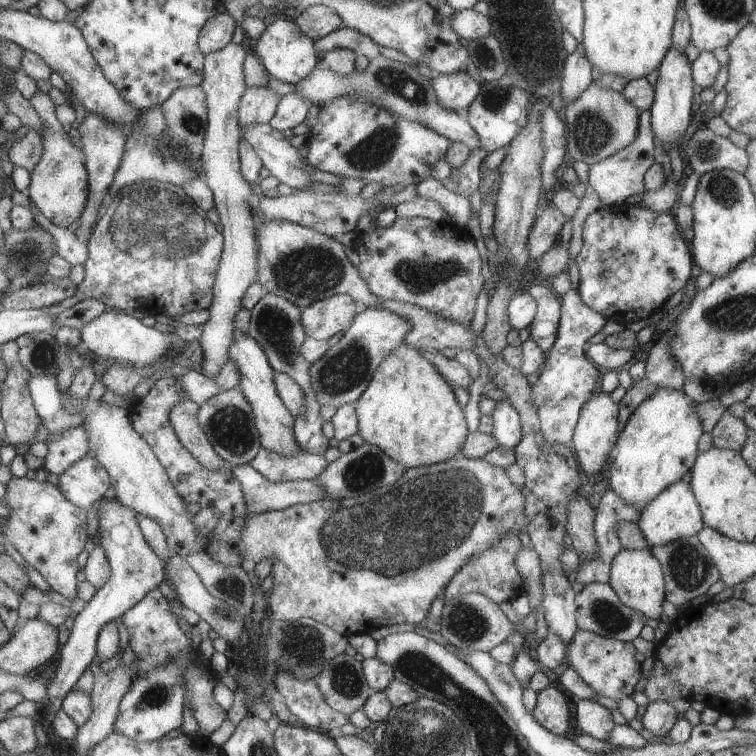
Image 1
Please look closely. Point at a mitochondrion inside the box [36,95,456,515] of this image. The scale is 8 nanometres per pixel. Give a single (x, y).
(124, 220)

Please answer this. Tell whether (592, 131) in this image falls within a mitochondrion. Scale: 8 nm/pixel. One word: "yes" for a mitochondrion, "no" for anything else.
yes

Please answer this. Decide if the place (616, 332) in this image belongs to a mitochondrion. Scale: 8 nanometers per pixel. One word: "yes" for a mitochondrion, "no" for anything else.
no

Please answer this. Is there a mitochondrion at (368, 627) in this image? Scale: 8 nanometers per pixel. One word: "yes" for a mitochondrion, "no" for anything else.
no

